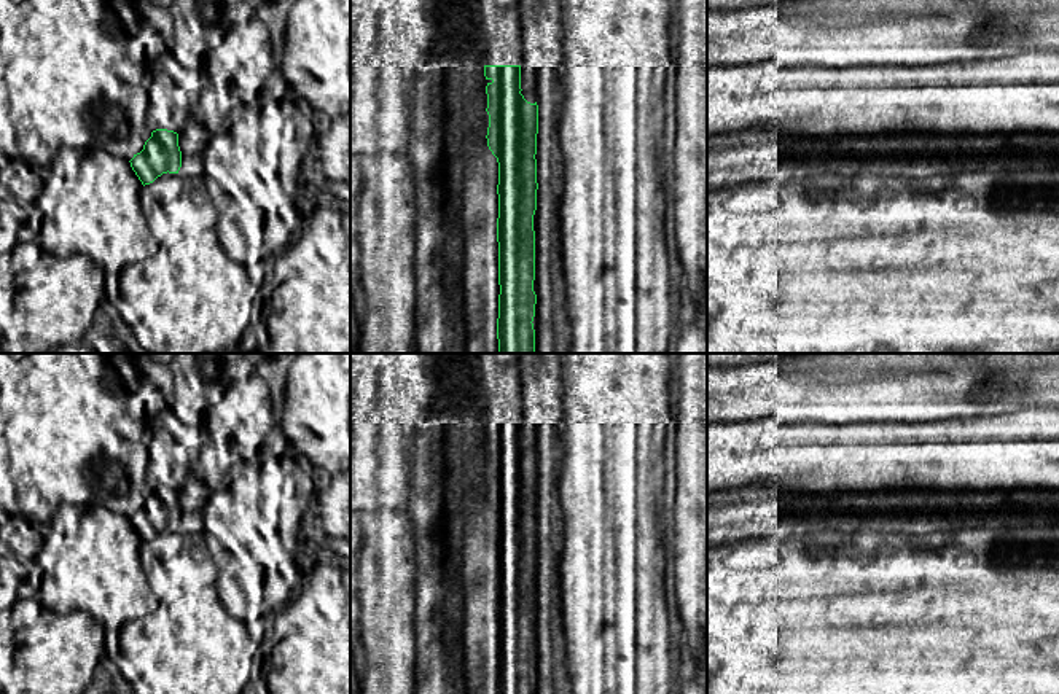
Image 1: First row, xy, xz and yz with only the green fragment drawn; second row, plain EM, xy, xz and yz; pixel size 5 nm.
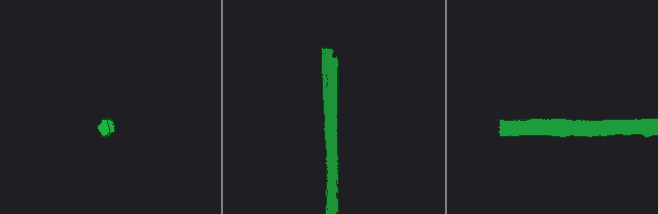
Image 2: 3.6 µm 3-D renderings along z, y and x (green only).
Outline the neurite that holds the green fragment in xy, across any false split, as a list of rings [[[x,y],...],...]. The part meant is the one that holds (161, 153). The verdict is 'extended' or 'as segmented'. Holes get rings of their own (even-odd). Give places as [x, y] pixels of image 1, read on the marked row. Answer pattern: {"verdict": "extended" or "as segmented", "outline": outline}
{"verdict": "as segmented", "outline": [[[167,129],[153,131],[143,150],[134,154],[129,162],[143,186],[162,174],[178,174],[182,167],[178,134]]]}

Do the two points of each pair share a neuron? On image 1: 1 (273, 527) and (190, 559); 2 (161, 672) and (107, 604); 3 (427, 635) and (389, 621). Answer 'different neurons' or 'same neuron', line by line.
1: different neurons
2: different neurons
3: different neurons

